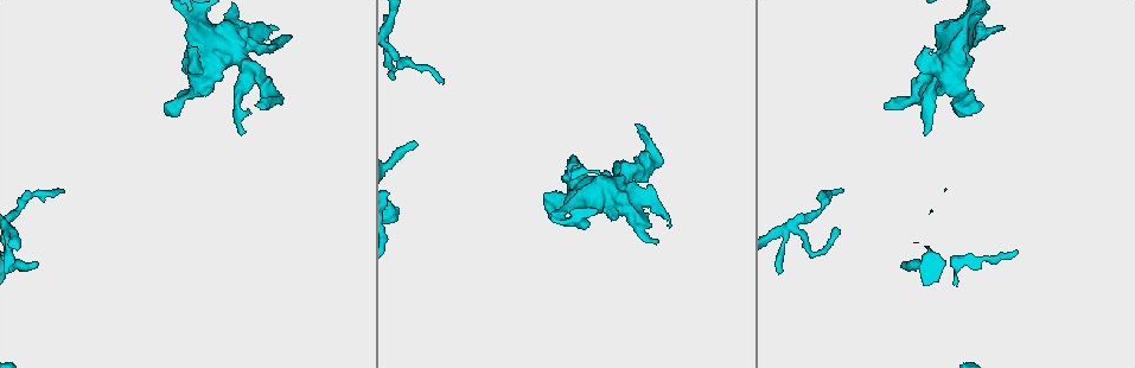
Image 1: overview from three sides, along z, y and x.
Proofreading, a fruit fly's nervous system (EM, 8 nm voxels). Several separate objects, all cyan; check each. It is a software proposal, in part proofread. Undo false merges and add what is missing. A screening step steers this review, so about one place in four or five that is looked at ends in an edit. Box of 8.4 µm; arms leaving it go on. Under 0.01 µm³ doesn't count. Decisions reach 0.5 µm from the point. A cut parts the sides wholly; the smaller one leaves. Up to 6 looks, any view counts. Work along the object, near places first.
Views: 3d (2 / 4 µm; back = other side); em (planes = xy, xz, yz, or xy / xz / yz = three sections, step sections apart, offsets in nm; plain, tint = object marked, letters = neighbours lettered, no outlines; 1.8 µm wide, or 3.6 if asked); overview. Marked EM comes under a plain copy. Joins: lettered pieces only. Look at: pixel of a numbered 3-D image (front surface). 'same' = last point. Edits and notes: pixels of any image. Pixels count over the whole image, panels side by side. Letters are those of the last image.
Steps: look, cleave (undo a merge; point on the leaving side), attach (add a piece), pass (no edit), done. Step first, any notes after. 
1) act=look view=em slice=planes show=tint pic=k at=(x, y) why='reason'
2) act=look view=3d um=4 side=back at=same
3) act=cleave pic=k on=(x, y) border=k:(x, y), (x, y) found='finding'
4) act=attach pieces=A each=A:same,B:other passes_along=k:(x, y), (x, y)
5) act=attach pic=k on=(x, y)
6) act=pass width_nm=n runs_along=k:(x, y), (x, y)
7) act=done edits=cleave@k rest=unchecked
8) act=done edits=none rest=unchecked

act=look view=3d um=4 pic=1 at=(61, 189) why='branch stops here'

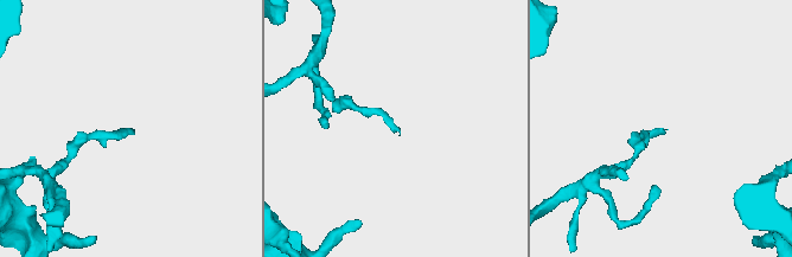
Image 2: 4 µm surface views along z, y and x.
act=look view=em um=3.6 slice=xz step=16 show=letters pic=2 at=(664, 132) why='now the EM'

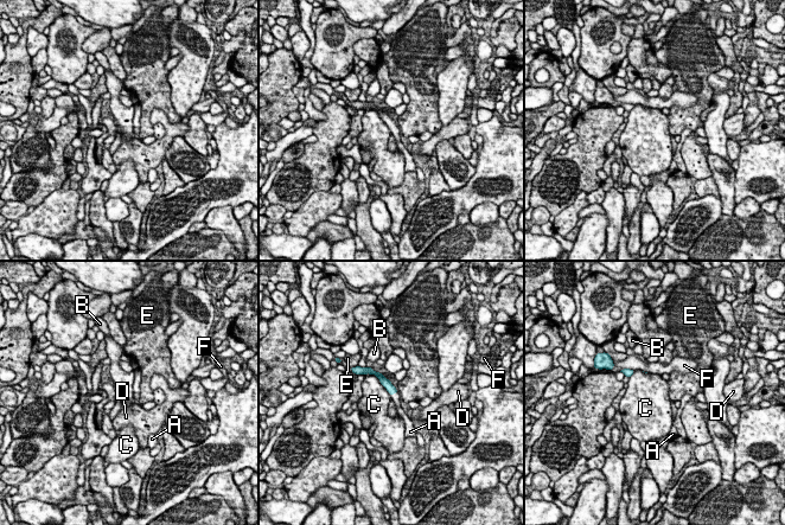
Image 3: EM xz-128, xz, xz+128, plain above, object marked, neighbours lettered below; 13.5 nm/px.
act=attach pieces=A each=A:same,B:other,C:other,D:other,E:other,F:other passes_along=3:(384, 382), (394, 392), (396, 397) found='it goes on there'

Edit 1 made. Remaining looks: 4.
act=look view=overview why='redraw'

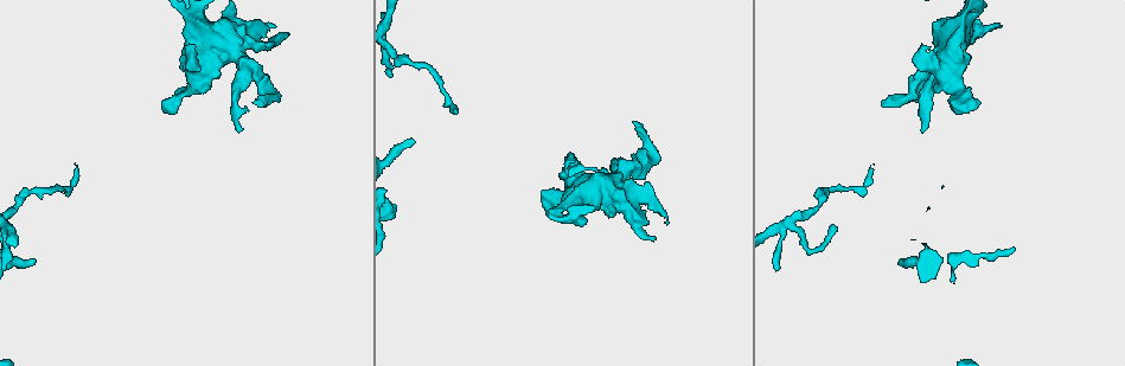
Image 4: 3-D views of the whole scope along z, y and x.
act=look view=3d um=2 pic=4 at=(412, 141) why='end of a long branch'

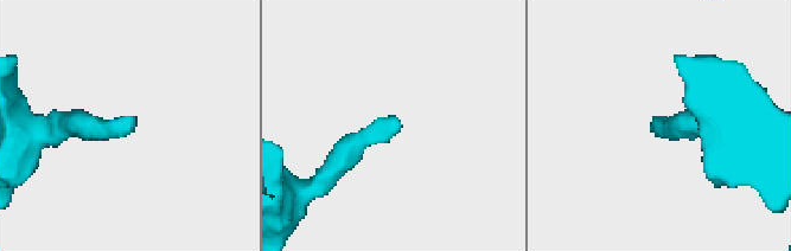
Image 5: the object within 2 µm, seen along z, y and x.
act=look view=em slice=planes show=letters pic=5 at=(663, 120)

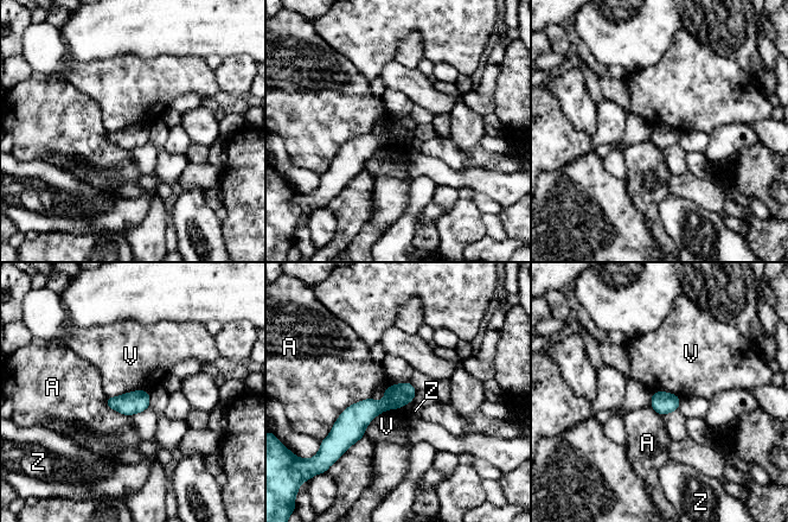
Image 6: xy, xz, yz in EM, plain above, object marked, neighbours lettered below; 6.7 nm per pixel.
act=pass width_nm=150 each=A:other,V:other,Z:other runs_along=6:(410, 388), (338, 432) found='no lettered piece goes on from it'

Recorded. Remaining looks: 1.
act=done edits=attach@3 rest=unchecked

